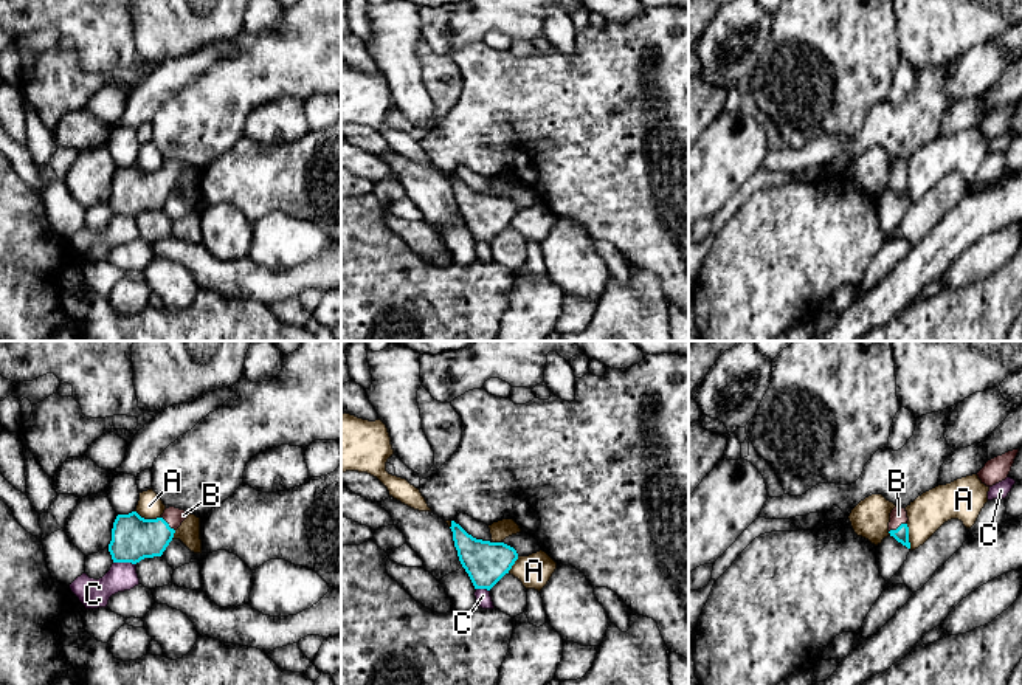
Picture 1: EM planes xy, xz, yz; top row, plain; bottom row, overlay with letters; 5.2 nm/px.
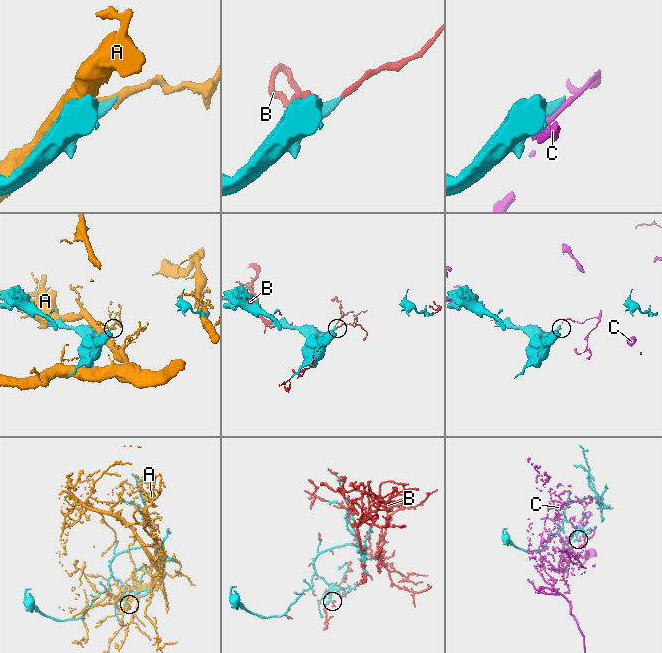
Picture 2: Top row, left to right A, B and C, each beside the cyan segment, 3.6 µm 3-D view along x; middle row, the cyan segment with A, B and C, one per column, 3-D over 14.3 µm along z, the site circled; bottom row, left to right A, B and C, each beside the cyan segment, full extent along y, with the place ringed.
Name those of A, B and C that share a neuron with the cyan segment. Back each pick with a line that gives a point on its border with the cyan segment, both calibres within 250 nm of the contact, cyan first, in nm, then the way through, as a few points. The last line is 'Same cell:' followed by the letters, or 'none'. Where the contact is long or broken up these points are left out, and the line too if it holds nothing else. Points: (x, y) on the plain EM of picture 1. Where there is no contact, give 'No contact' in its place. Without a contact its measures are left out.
B: Touches cyan at yz (898, 180). Thickness 80 nm (cyan) against 90 nm
Same cell: B

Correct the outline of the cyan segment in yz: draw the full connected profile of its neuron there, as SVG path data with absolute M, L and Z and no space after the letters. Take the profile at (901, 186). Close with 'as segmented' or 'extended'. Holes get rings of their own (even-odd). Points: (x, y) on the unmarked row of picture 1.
M896 158L890 166L889 186L898 195L910 201L907 174L909 170L906 161Z; extended

